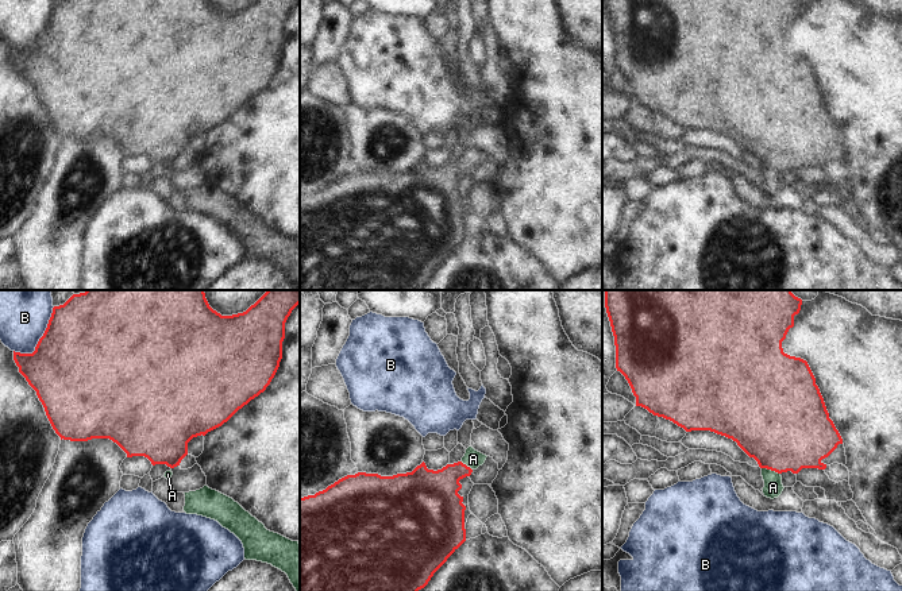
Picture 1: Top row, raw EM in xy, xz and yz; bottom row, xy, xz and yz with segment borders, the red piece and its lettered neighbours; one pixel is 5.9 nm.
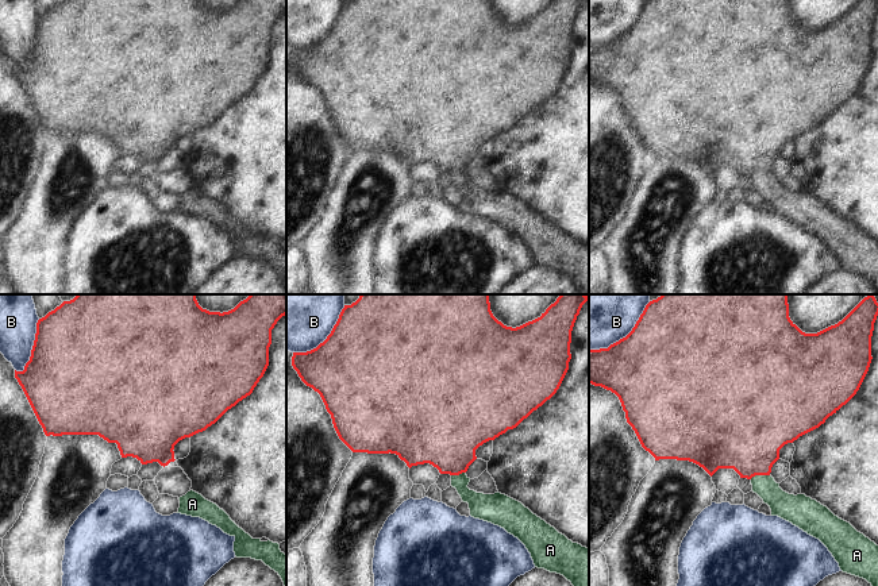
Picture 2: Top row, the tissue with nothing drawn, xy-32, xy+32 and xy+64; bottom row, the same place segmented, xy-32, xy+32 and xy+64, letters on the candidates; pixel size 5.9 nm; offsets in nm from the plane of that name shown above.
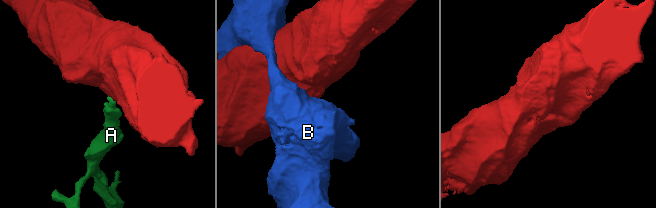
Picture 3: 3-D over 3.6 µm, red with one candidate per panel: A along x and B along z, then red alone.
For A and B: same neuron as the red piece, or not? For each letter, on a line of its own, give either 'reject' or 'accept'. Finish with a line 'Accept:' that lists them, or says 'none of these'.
A: accept
B: reject
Accept: A

